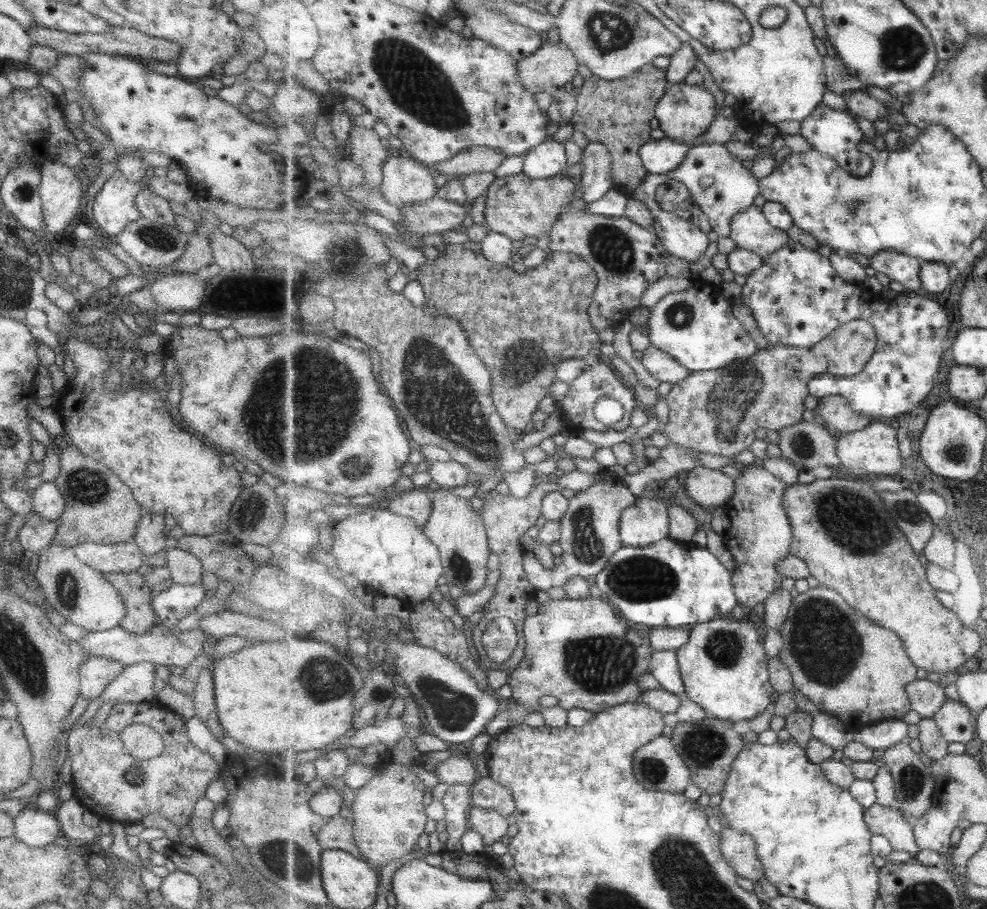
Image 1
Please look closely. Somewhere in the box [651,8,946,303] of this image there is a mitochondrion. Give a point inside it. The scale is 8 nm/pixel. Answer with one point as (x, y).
(903, 49)

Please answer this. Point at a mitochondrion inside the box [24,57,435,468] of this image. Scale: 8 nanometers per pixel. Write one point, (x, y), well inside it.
(343, 256)

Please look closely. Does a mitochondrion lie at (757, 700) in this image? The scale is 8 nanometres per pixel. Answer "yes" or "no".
no

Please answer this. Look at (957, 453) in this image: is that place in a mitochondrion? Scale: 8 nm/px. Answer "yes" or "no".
yes

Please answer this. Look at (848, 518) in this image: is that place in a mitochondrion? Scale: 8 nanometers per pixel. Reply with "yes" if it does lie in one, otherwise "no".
yes

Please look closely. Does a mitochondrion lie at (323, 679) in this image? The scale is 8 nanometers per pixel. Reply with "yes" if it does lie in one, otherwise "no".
yes

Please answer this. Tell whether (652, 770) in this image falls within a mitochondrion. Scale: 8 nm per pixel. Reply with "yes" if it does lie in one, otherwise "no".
yes

